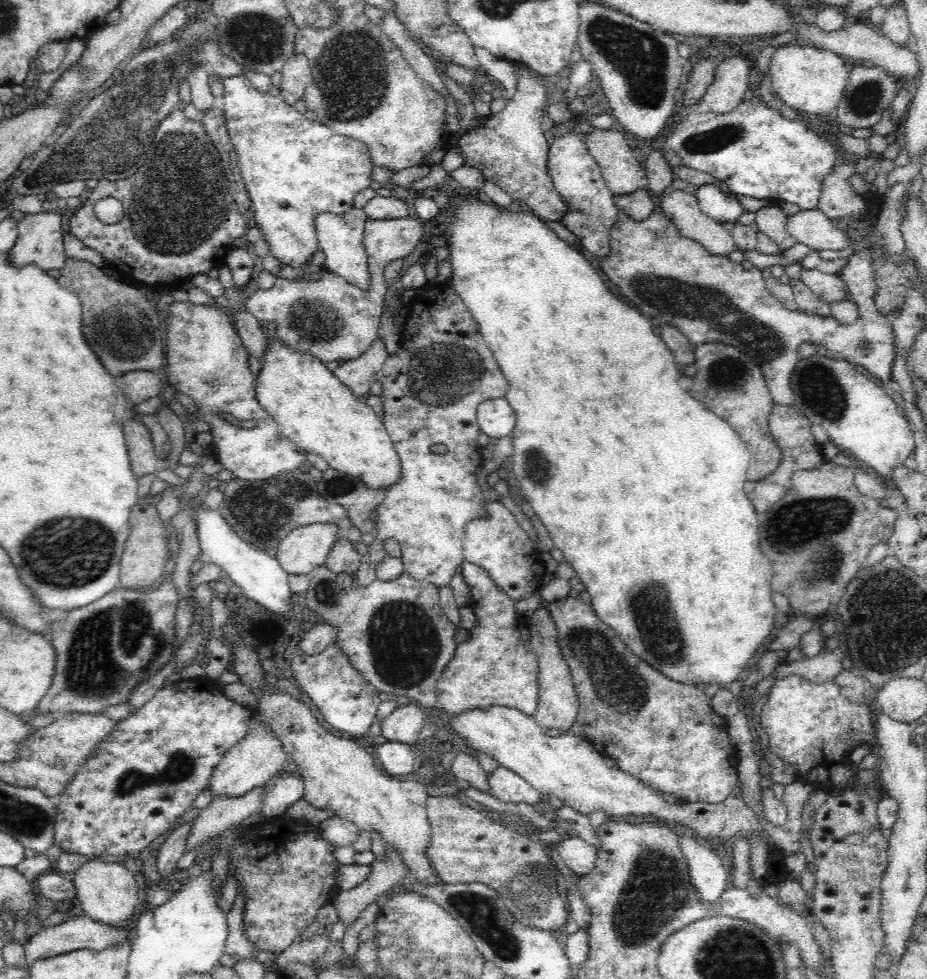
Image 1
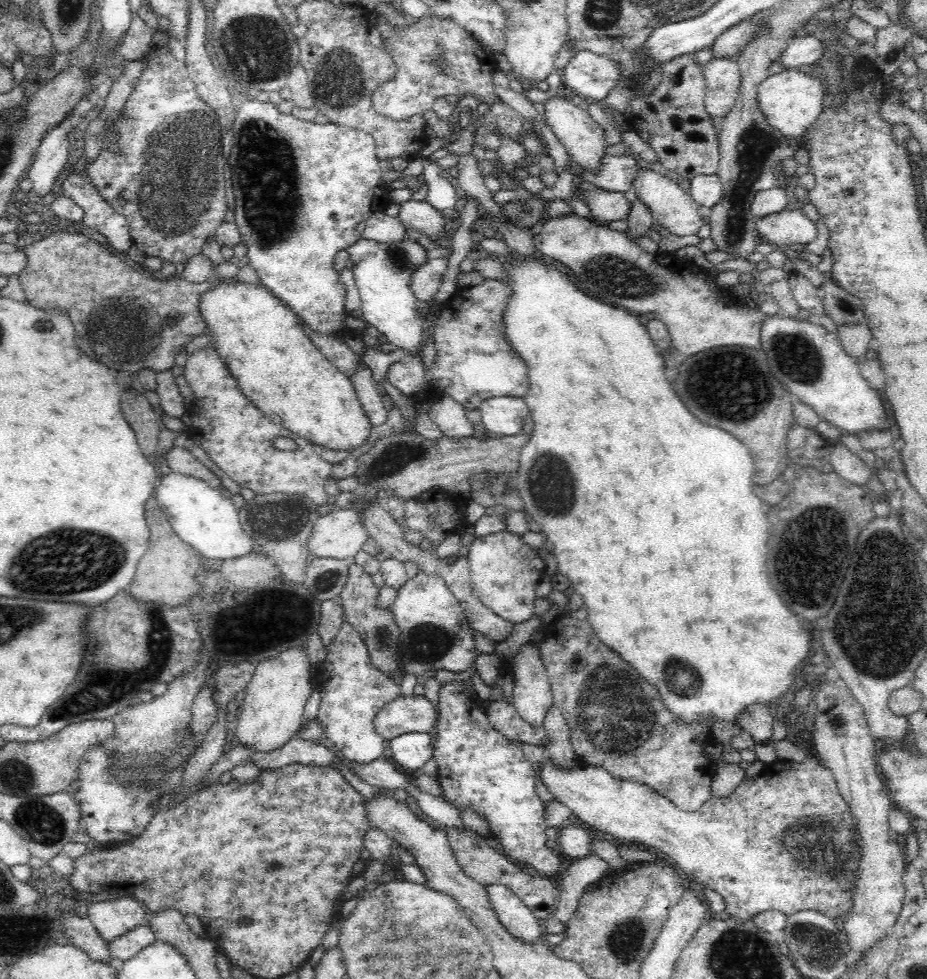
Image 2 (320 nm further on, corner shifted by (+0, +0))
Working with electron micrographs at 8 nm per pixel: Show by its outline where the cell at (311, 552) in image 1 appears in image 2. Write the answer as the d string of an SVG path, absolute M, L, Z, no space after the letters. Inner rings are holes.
M361 491L360 494L353 497L348 506L344 506L344 508L336 507L333 511L329 511L327 515L319 516L307 540L309 552L316 554L318 558L336 558L338 560L354 558L355 554L362 551L364 542L370 537L363 529L361 523L363 512L361 510L364 509L365 511L365 508L370 505L380 504L379 498L378 493L373 495Z

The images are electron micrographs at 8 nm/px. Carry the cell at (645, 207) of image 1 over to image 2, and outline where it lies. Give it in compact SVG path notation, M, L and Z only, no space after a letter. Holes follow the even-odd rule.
M598 187L586 190L583 200L590 209L593 219L607 223L626 219L631 205L629 195Z

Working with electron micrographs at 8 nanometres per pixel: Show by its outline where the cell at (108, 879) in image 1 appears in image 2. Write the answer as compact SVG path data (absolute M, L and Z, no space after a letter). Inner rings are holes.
M120 897L116 901L90 904L88 916L99 935L109 943L143 925L146 911L137 900Z

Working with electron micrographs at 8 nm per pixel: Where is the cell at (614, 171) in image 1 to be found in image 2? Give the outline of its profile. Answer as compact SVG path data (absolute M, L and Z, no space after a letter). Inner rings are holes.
M564 93L547 99L542 105L544 107L545 122L564 145L567 153L575 160L574 162L577 165L581 164L586 170L598 170L600 160L602 160L602 156L605 156L604 132L598 127L589 112L567 101L564 98Z

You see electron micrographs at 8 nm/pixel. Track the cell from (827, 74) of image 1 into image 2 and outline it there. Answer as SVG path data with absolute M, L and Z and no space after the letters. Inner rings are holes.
M785 70L769 76L763 80L756 92L756 103L762 116L772 125L788 142L794 140L793 147L800 146L805 138L807 128L812 122L818 120L822 114L822 100L824 100L824 87L816 77L799 70Z

